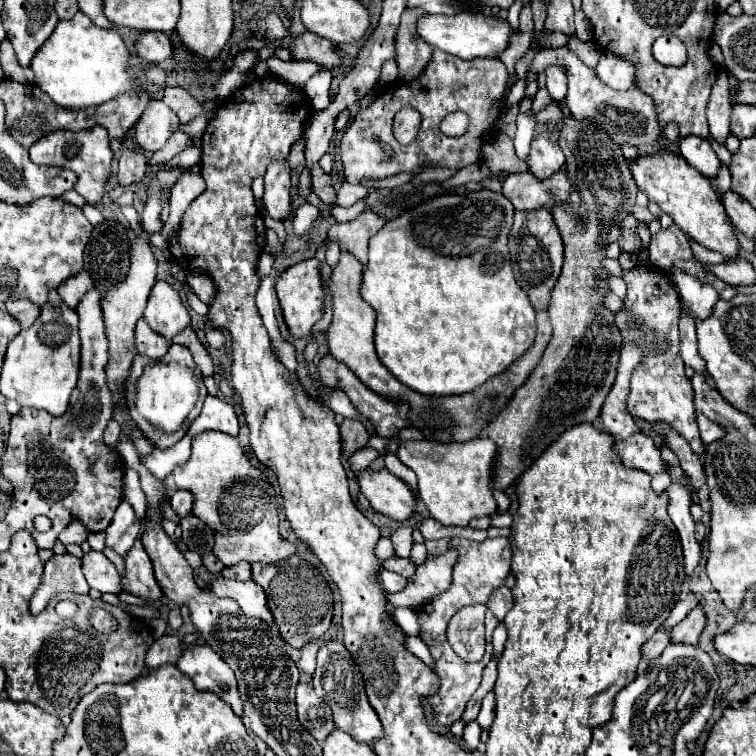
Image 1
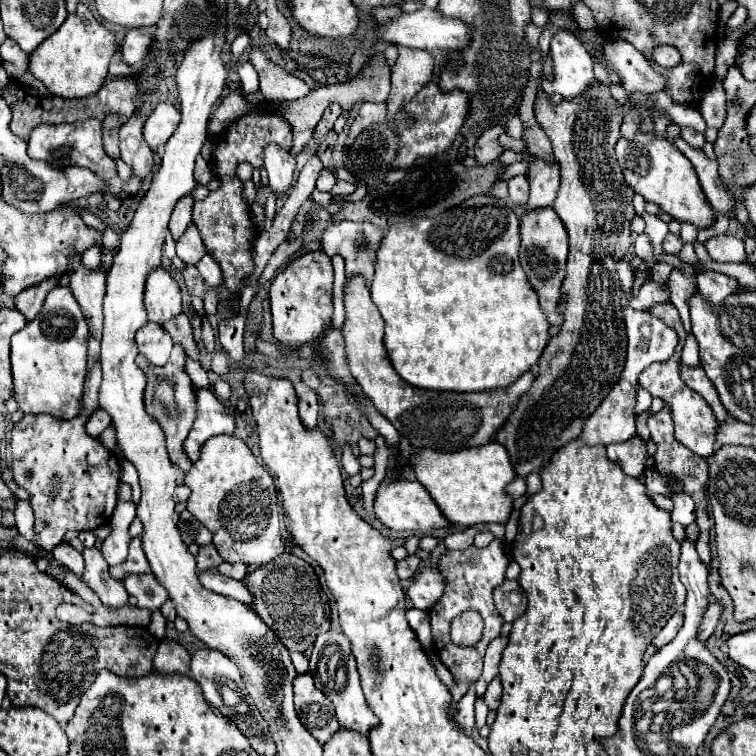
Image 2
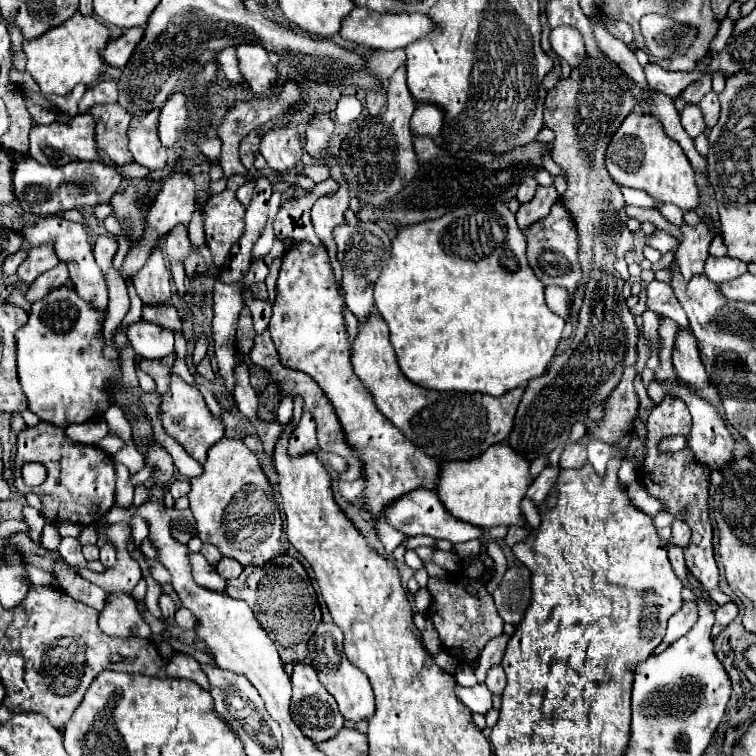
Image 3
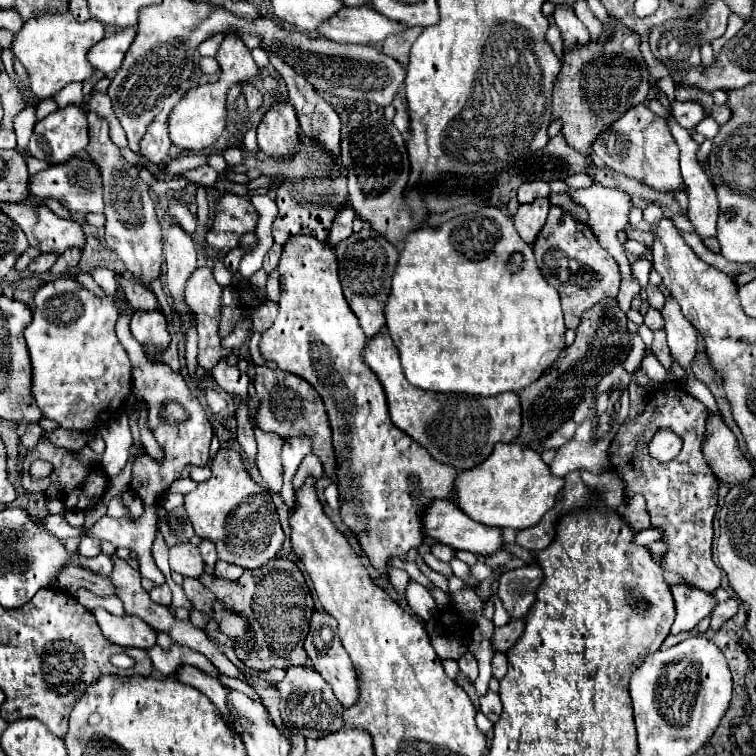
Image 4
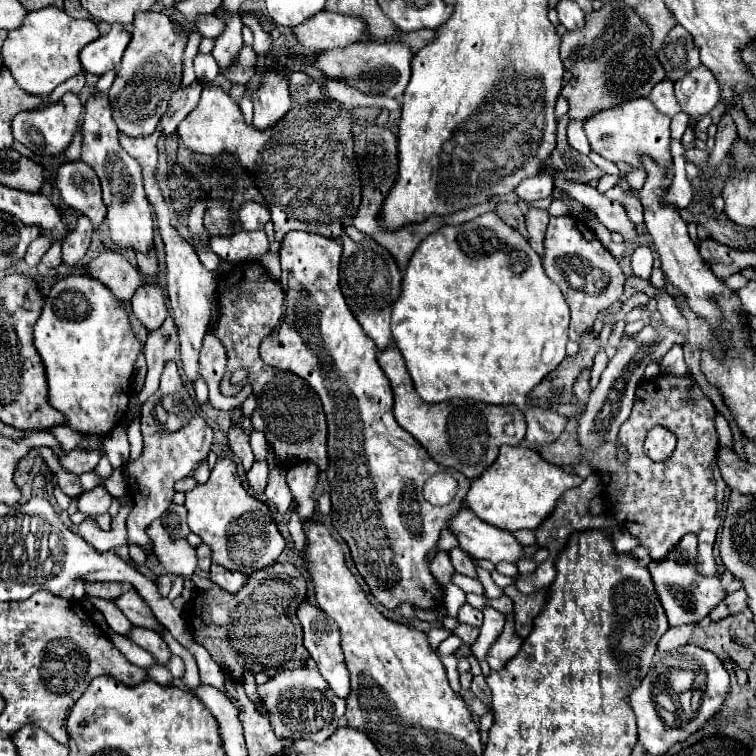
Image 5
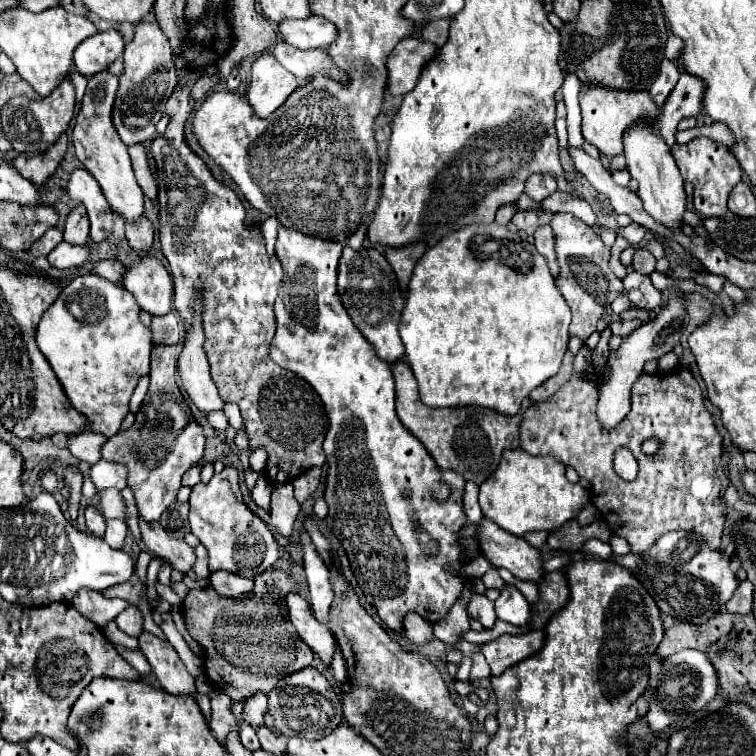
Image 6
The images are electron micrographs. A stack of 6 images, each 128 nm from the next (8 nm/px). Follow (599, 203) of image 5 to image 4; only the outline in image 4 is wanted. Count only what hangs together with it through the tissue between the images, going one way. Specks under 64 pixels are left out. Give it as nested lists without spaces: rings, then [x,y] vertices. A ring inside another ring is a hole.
[[[626,226],[626,228],[624,228],[624,232],[626,232],[626,236],[628,236],[629,239],[636,240],[639,243],[645,245],[646,247],[651,248],[652,244],[654,243],[654,230],[649,231],[642,231],[639,229],[632,230],[630,226]]]

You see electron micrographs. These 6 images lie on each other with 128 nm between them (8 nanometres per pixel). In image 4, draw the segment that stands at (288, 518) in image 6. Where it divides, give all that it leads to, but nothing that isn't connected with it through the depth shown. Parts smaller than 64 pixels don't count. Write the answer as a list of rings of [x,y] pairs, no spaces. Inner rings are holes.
[[[252,420],[254,424],[254,434],[256,434],[256,442],[258,442],[258,456],[256,456],[256,466],[260,470],[262,480],[266,482],[266,488],[274,494],[282,492],[282,460],[280,460],[280,450],[284,440],[280,440],[280,436],[270,434],[270,432],[260,432],[256,428],[256,420]]]

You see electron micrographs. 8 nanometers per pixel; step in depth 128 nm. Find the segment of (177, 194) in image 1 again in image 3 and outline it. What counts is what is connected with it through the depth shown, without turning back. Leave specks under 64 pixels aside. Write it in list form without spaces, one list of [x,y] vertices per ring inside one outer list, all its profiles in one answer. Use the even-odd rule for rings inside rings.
[[[172,228],[166,238],[164,238],[164,244],[162,244],[166,256],[170,260],[176,260],[176,262],[184,262],[192,252],[202,252],[202,248],[196,248],[192,246],[190,238],[188,238],[188,230],[186,228]]]

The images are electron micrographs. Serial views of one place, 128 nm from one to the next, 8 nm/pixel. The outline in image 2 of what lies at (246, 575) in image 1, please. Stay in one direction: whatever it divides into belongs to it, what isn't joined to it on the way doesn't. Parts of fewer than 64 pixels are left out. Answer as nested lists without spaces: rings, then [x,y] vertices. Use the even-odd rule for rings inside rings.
[[[222,562],[218,566],[218,570],[220,570],[220,574],[230,576],[234,580],[242,580],[246,576],[246,566],[244,564],[228,564],[228,562]]]

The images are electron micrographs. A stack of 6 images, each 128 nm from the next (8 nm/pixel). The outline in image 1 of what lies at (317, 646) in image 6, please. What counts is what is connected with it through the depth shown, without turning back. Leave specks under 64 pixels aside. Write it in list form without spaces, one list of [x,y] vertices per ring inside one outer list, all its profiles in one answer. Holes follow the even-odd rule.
[[[328,640],[318,650],[316,672],[314,672],[314,678],[312,678],[312,686],[314,686],[316,694],[324,702],[330,704],[330,708],[334,712],[334,724],[336,724],[336,728],[348,732],[354,740],[364,742],[364,744],[372,744],[374,740],[378,740],[380,736],[384,736],[382,724],[380,724],[374,708],[366,700],[364,678],[360,676],[360,670],[356,668],[356,664],[352,664],[352,656],[348,656],[348,650],[344,648],[342,642]]]

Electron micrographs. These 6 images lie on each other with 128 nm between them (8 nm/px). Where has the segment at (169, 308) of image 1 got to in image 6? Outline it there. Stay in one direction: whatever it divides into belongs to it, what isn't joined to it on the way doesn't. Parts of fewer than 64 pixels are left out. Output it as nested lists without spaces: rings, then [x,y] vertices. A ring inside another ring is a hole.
[[[102,70],[88,78],[88,88],[82,100],[82,108],[76,116],[76,126],[72,130],[72,142],[78,160],[98,180],[112,210],[124,216],[126,220],[134,222],[144,214],[144,194],[134,178],[132,164],[128,160],[128,150],[118,138],[118,132],[112,124],[112,104],[116,88],[118,88],[118,76],[114,76],[110,70]]]

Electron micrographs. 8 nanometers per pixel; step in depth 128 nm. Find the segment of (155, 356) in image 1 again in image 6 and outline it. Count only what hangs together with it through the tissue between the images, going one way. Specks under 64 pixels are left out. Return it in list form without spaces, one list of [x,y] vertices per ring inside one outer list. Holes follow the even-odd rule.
[[[140,256],[124,272],[124,288],[128,288],[138,306],[152,316],[164,316],[172,308],[172,276],[154,256]]]

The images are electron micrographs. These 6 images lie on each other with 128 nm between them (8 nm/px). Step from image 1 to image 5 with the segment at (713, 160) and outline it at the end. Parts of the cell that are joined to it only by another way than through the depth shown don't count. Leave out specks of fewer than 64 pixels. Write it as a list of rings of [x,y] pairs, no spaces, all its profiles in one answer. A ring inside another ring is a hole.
[[[668,78],[660,80],[660,82],[652,88],[650,100],[652,100],[652,104],[654,104],[662,114],[666,114],[666,116],[670,116],[670,118],[680,112],[680,106],[678,106],[676,96],[674,96],[674,82],[668,80]]]

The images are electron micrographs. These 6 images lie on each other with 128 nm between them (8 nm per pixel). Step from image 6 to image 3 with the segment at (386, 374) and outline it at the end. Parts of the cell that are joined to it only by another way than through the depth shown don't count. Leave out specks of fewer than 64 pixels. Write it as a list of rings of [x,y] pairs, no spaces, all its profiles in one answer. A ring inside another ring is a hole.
[[[296,242],[284,254],[268,330],[282,366],[300,370],[314,378],[334,406],[342,432],[362,462],[364,490],[360,494],[360,506],[370,514],[370,518],[380,518],[386,506],[416,488],[436,490],[440,464],[416,448],[398,428],[390,424],[386,416],[382,416],[372,394],[354,374],[350,362],[352,344],[348,340],[342,314],[342,298],[324,246]]]

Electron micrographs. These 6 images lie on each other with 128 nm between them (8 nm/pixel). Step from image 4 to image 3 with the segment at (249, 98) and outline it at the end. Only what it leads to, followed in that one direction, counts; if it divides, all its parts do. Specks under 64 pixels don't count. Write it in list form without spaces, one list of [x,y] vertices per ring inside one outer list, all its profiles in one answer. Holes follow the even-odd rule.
[[[294,81],[284,83],[281,86],[281,92],[279,91],[279,93],[271,97],[257,97],[248,100],[248,102],[238,102],[238,104],[234,104],[232,110],[224,116],[224,122],[218,126],[218,136],[220,136],[220,140],[222,140],[220,166],[222,166],[224,177],[214,183],[210,183],[210,194],[222,192],[226,188],[226,180],[229,176],[233,174],[246,176],[246,174],[248,174],[248,170],[242,166],[242,162],[240,162],[240,158],[238,158],[238,144],[240,144],[240,140],[242,140],[248,132],[252,132],[254,128],[262,126],[268,118],[276,118],[276,116],[280,116],[280,114],[284,114],[284,112],[288,112],[288,110],[298,108],[300,104],[302,104],[300,88],[296,86],[296,82]]]

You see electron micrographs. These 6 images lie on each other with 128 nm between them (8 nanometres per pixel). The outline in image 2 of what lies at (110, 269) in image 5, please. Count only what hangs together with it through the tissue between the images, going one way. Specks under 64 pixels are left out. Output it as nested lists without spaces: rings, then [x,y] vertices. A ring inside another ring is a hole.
[[[178,314],[176,318],[164,322],[162,328],[172,336],[174,342],[178,342],[184,348],[184,352],[188,356],[198,360],[198,348],[196,348],[196,342],[192,338],[192,326],[190,326],[190,320],[186,314]]]

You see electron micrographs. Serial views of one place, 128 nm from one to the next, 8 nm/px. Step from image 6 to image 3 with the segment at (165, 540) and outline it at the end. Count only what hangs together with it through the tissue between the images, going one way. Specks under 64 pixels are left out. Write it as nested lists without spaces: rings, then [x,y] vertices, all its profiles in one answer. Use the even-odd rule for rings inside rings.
[[[190,552],[188,558],[190,558],[190,568],[192,568],[192,578],[198,586],[204,586],[204,588],[216,590],[216,592],[224,592],[226,580],[216,572],[214,566],[210,566],[206,562],[206,558],[200,552],[198,554]]]

